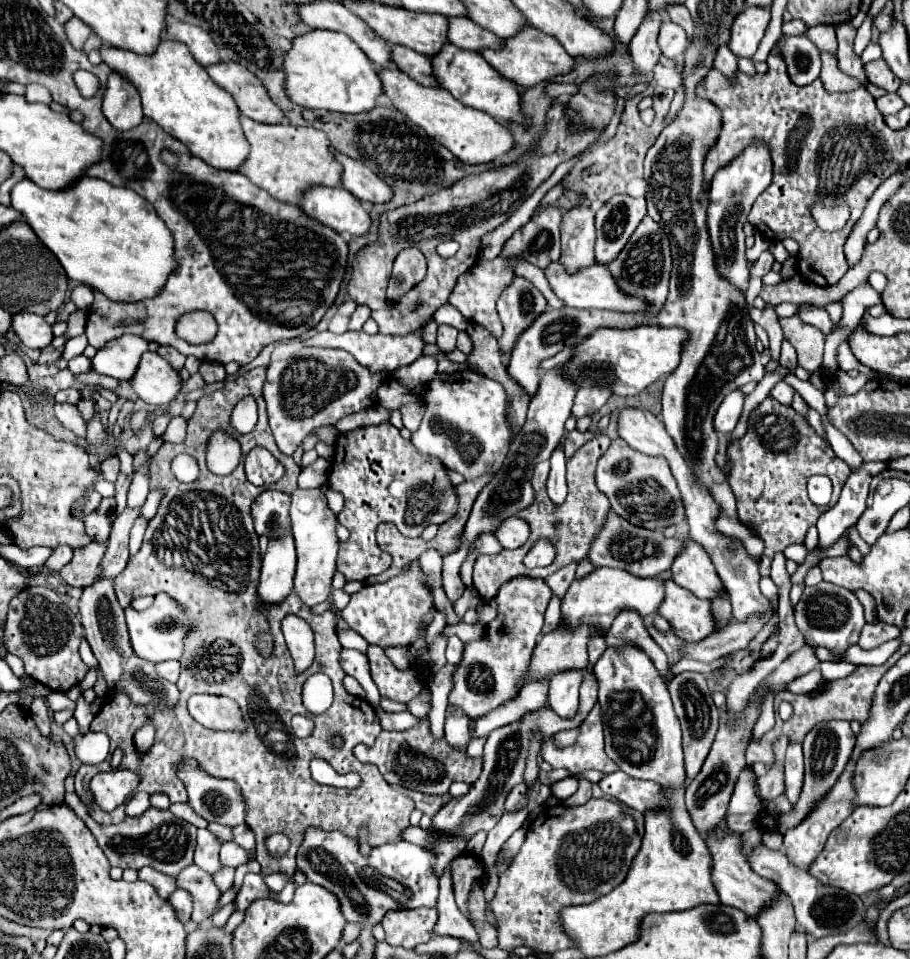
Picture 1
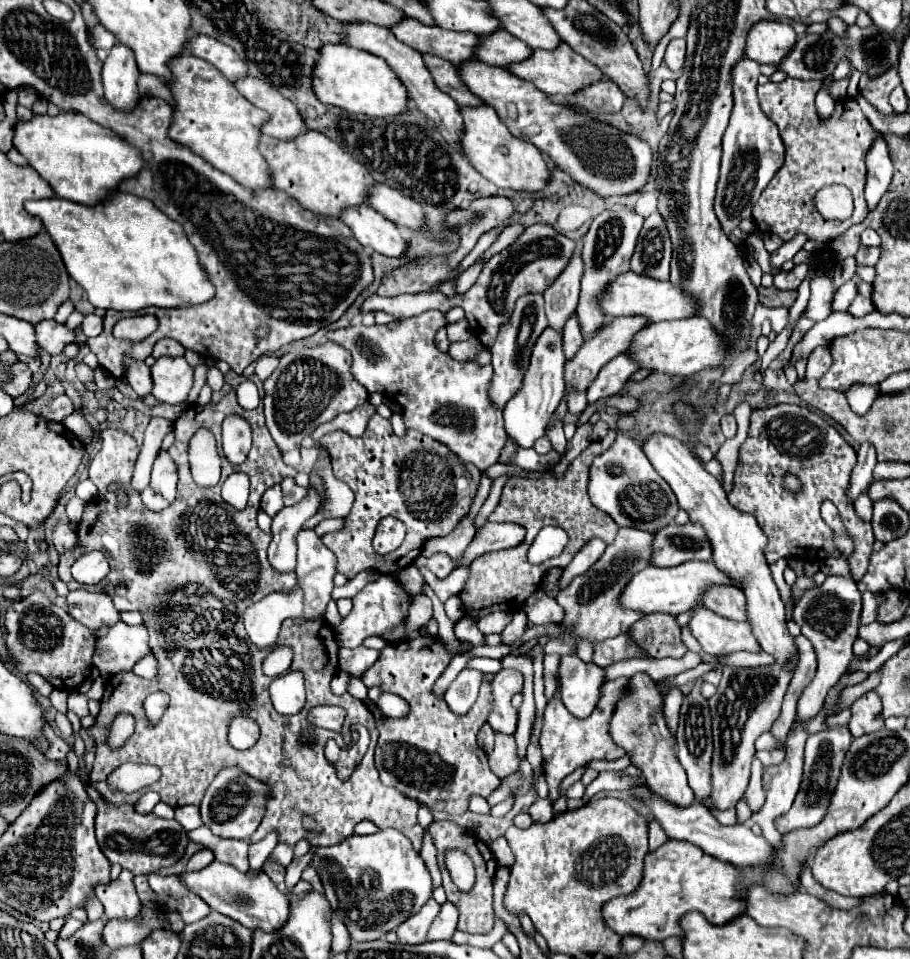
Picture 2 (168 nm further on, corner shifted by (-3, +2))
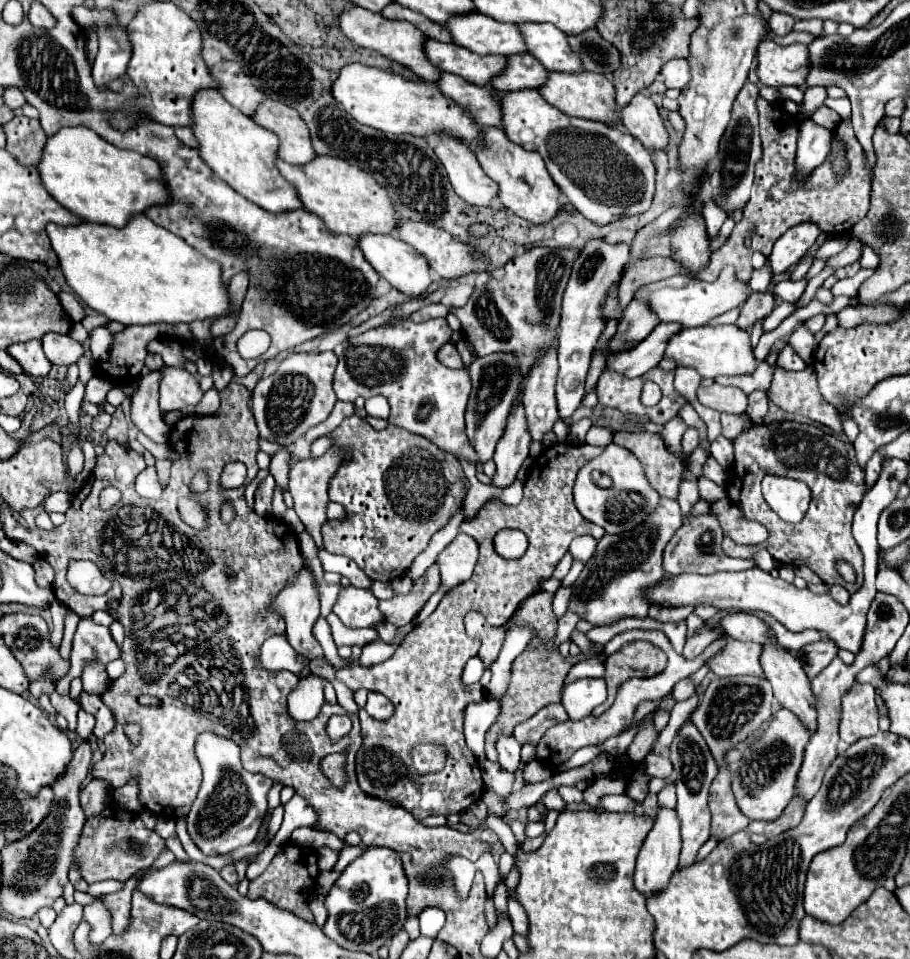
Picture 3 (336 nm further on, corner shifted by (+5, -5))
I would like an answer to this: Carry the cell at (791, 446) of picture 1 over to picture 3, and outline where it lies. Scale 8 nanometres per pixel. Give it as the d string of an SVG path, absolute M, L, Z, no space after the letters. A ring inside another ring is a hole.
M774 421L770 425L752 425L750 429L742 431L734 439L734 463L726 471L726 491L728 497L740 507L746 519L758 521L768 529L768 539L758 545L738 545L730 537L724 537L722 549L728 557L750 559L758 551L766 549L778 563L784 565L806 565L826 585L842 585L854 595L864 581L862 573L862 551L852 537L852 515L860 505L866 489L862 487L864 471L858 467L854 459L852 443L844 443L836 435L828 433L820 425L806 425L796 421ZM764 475L782 475L790 479L804 481L810 485L812 501L810 507L800 523L786 523L778 519L778 515L768 507L762 499L760 481ZM838 561L846 561L856 571L856 581L848 583L838 573Z

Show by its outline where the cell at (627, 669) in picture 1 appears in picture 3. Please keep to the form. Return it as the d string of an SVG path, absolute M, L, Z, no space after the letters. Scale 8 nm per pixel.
M658 805L656 807L656 819L654 819L654 827L650 829L640 855L638 855L638 863L636 863L636 873L634 873L634 887L642 893L642 895L652 895L654 891L660 891L662 887L666 887L670 875L674 873L674 869L678 867L678 859L680 859L680 849L682 849L682 837L680 837L680 817L676 813L676 809L668 809Z

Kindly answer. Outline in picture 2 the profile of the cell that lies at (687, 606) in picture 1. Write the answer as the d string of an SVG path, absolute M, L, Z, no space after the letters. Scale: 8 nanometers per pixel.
M706 606L694 608L690 630L702 644L702 650L712 656L726 656L738 650L760 652L758 640L754 640L754 634L750 632L750 624L726 620Z

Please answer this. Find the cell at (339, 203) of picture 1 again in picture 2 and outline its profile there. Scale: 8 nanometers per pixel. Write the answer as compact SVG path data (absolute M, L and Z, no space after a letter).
M362 204L358 208L346 208L340 220L354 232L354 238L362 246L370 246L374 252L392 258L406 256L408 242L400 228L386 220L372 206Z

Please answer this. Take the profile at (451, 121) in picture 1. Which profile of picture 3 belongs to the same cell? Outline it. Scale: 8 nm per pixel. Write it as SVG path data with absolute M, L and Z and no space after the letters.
M484 127L480 141L474 143L476 157L484 169L484 173L498 183L498 201L516 213L518 217L524 217L530 223L546 223L550 221L556 211L560 209L560 189L552 181L552 177L546 171L544 161L538 153L526 151L520 145L508 141L502 129L498 127Z

